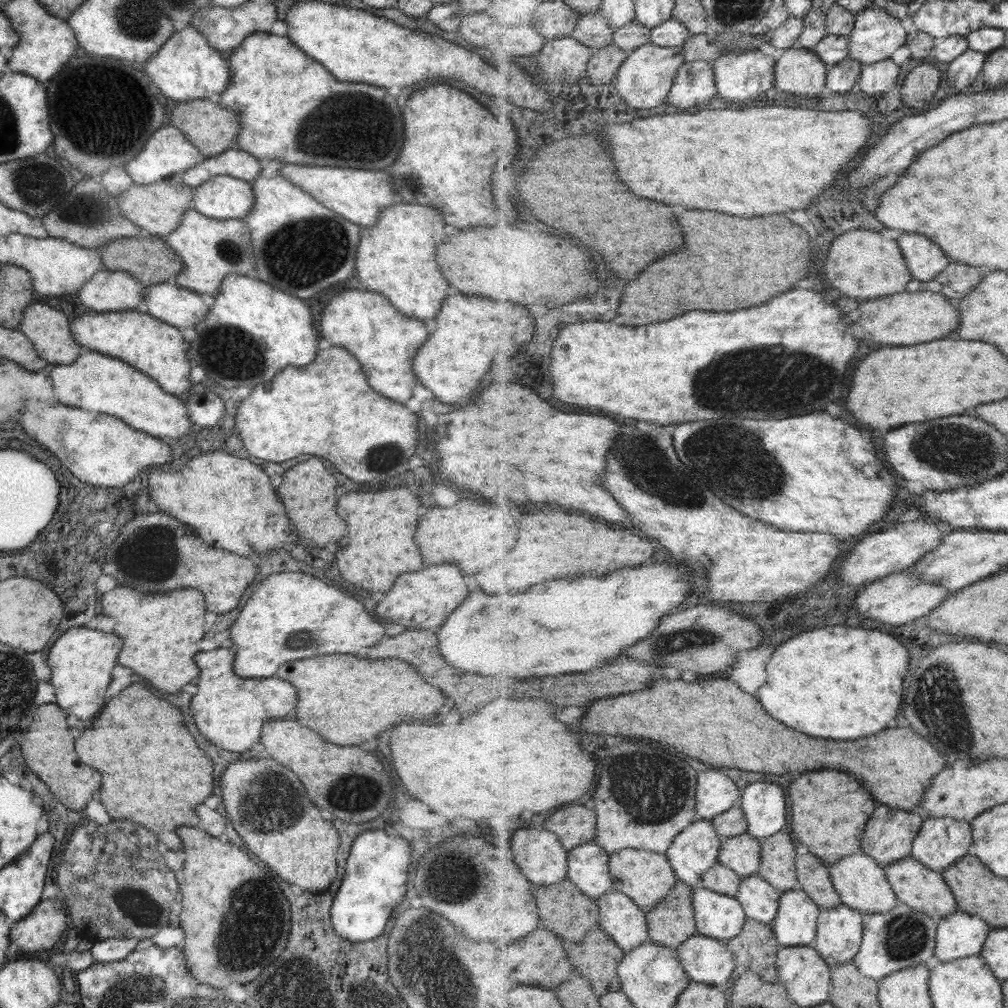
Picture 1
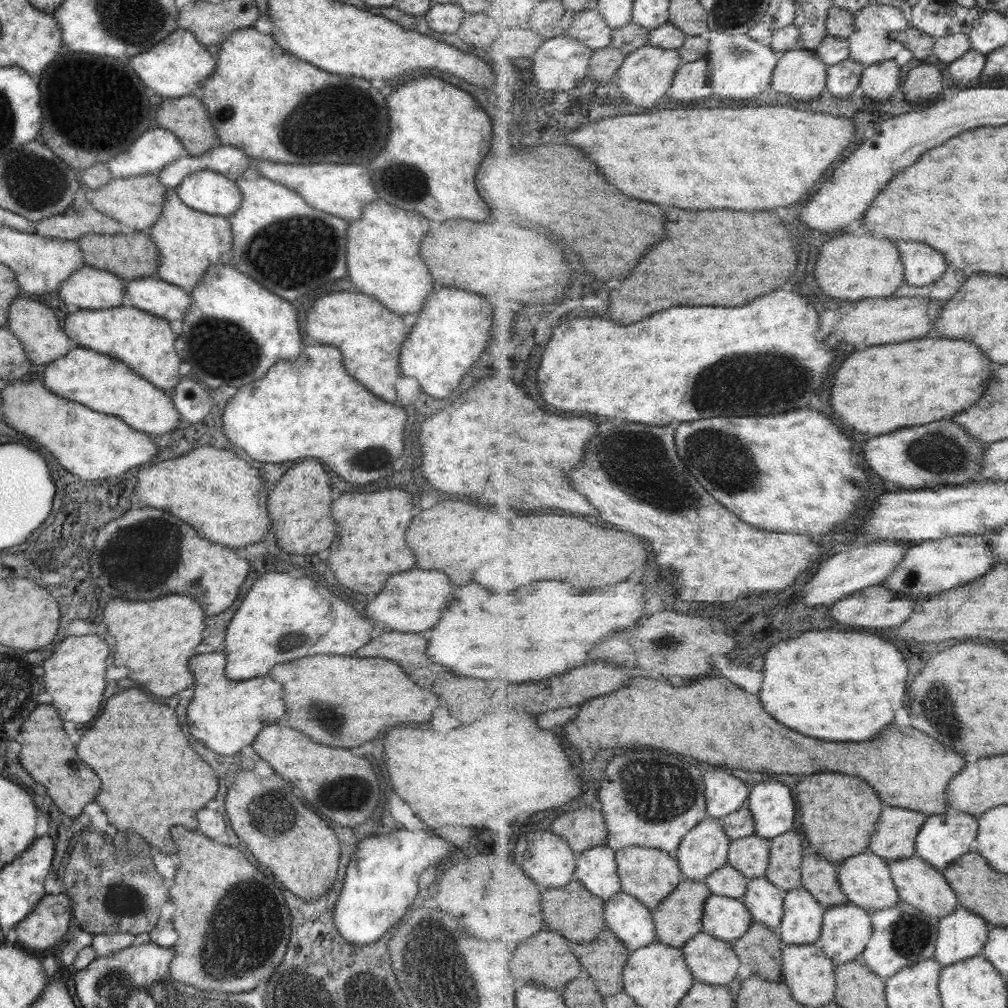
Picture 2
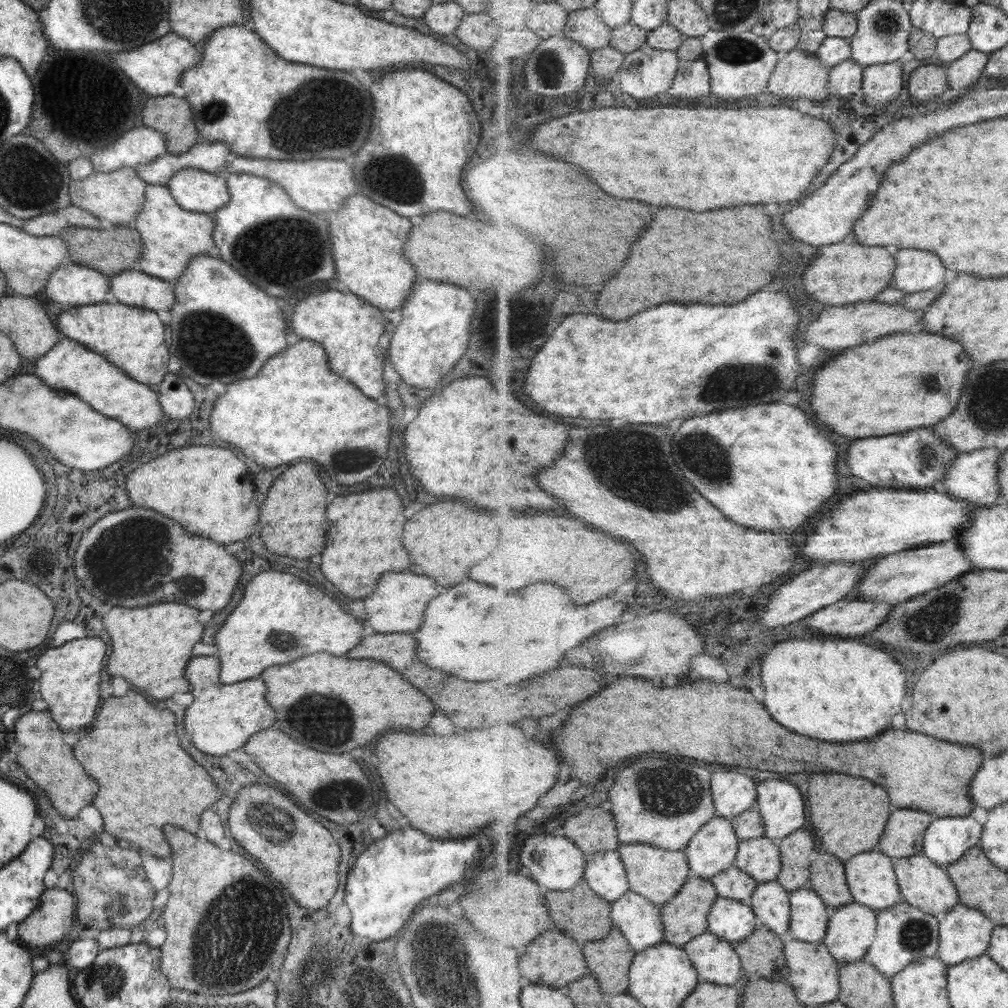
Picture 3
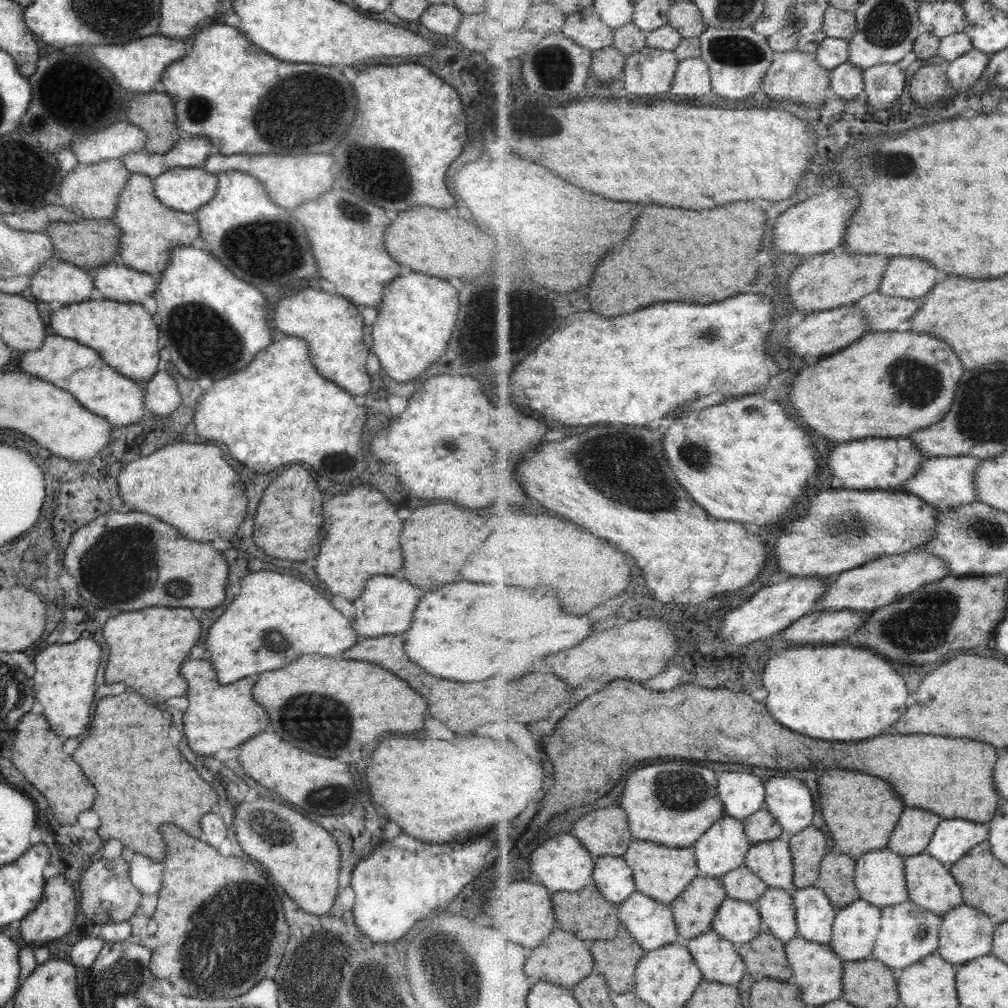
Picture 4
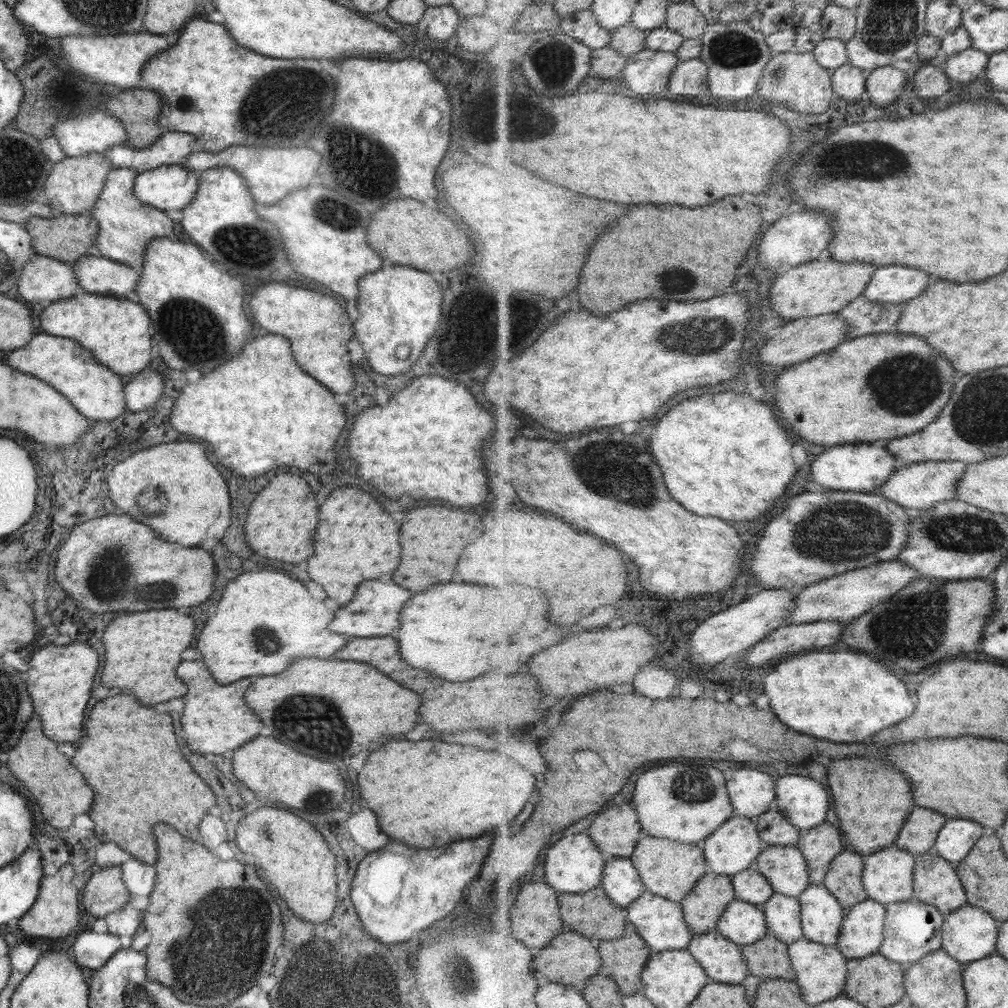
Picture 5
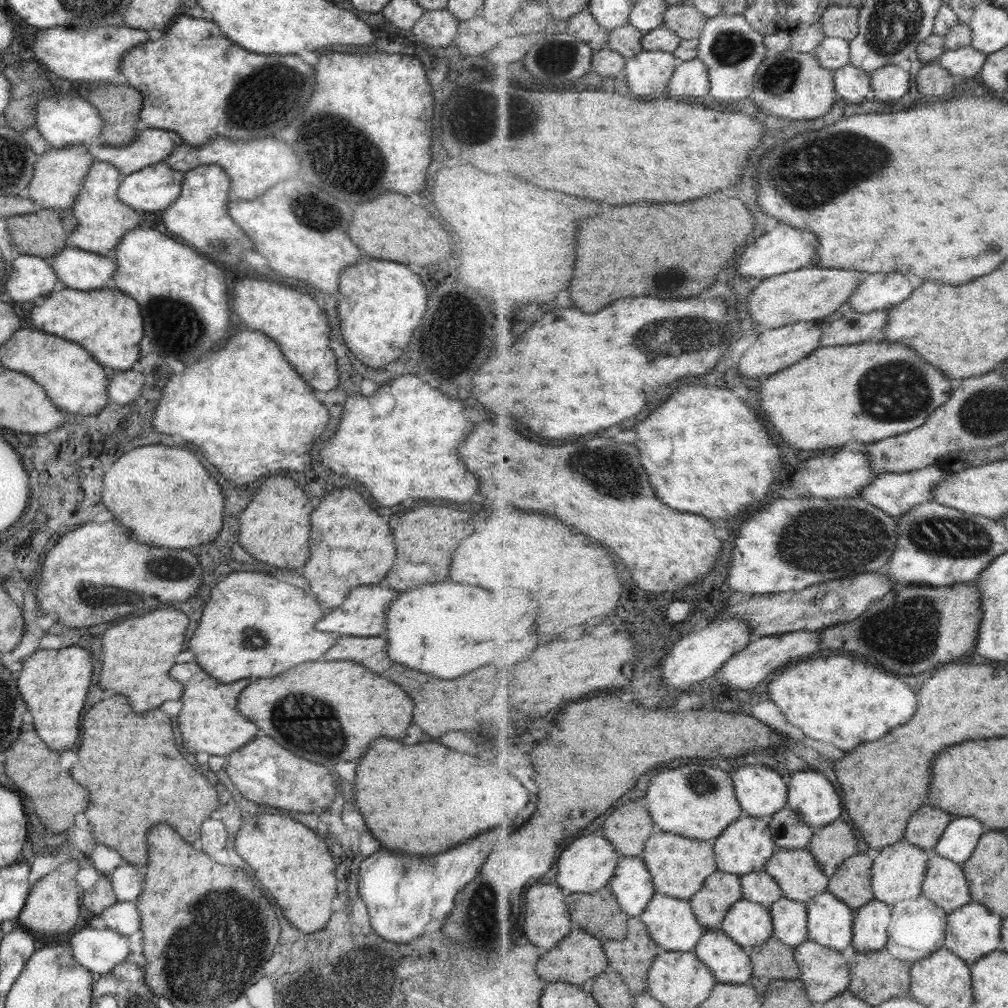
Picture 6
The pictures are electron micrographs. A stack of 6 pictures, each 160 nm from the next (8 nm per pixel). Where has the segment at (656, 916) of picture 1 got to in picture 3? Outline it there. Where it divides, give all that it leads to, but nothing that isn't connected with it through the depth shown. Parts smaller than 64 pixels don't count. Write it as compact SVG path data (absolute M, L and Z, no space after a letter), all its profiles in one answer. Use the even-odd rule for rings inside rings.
M692 872L680 893L667 904L660 906L664 919L665 941L683 947L696 936L706 933L709 926L708 916L719 897L717 887L709 879L701 878Z

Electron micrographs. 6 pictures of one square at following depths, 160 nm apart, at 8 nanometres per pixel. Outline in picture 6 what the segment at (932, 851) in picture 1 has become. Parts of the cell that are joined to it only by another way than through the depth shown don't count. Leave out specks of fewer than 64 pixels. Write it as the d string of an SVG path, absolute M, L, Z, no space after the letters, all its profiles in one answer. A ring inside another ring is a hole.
M955 817L933 849L933 853L956 863L967 862L987 830L978 818Z

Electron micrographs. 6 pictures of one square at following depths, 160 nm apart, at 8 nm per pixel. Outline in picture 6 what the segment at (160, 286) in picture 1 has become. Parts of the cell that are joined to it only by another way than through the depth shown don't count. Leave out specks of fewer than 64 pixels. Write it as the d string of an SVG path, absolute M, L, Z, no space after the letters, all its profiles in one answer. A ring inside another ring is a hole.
M65 247L47 258L60 287L81 291L104 289L116 266L109 257Z

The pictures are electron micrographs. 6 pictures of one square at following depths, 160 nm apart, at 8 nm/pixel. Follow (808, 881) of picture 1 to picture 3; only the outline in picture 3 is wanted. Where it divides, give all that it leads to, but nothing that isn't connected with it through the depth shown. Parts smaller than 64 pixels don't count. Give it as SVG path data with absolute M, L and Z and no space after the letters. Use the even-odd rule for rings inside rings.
M825 851L816 855L812 862L809 887L816 890L832 910L855 900L848 883L845 862L836 855L825 854Z

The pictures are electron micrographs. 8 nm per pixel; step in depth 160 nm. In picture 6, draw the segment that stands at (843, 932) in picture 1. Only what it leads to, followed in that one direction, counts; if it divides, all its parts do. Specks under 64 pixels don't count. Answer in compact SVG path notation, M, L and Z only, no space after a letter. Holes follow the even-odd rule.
M872 900L855 910L853 925L853 944L859 951L878 951L885 949L892 928L891 904Z

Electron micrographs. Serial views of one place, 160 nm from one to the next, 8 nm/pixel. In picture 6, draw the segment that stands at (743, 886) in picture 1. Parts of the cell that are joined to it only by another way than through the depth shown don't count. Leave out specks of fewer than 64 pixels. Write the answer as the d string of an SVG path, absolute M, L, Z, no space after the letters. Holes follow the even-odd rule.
M785 896L772 904L774 938L793 948L809 940L808 907Z

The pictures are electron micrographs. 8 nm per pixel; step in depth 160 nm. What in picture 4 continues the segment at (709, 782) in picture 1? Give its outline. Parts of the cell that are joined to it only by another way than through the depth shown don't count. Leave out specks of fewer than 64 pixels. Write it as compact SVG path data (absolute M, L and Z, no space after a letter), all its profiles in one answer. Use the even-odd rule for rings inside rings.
M723 772L719 778L720 797L727 815L743 820L766 808L768 793L761 777L747 772Z

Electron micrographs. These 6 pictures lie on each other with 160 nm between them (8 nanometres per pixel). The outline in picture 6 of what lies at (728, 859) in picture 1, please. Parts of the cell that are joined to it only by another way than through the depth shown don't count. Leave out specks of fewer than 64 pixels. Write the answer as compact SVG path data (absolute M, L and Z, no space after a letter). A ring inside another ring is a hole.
M779 848L763 870L780 883L785 897L797 902L806 903L818 894L829 891L830 877L808 848Z

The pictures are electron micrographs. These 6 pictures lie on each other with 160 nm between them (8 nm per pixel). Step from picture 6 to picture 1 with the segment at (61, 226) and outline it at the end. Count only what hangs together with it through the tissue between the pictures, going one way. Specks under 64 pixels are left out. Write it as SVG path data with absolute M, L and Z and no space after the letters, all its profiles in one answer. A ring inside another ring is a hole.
M153 236L149 240L135 237L115 239L96 250L102 258L103 268L109 271L125 271L144 287L170 282L183 271L182 260L169 245L157 236Z

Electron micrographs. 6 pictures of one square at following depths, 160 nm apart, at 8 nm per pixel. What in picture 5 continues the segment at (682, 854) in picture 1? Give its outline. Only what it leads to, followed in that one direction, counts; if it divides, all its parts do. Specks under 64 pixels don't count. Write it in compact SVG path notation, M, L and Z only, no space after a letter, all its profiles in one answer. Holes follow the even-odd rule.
M739 814L724 822L702 845L711 871L729 876L755 866L756 858L760 856L766 846L760 837L756 823L751 818Z

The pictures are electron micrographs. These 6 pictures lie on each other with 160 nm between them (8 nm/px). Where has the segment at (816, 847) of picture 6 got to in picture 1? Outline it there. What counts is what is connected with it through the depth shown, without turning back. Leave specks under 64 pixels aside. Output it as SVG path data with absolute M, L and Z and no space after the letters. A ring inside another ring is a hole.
M780 833L761 839L761 868L759 875L781 892L802 888L795 870L795 842L791 834Z

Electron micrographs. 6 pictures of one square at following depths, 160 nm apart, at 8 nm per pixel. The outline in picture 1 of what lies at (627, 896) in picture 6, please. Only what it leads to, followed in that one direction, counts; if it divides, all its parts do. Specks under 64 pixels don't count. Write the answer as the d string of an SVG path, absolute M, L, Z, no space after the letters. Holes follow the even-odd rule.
M596 842L568 851L568 878L585 894L598 899L615 890L610 853Z

